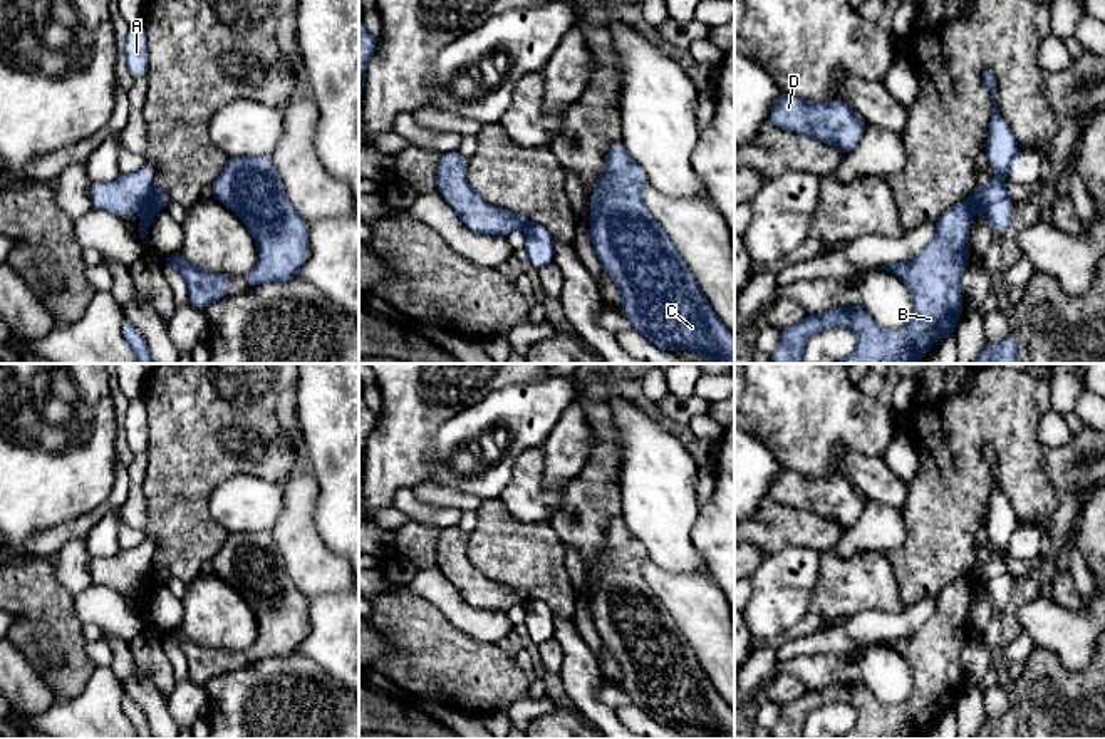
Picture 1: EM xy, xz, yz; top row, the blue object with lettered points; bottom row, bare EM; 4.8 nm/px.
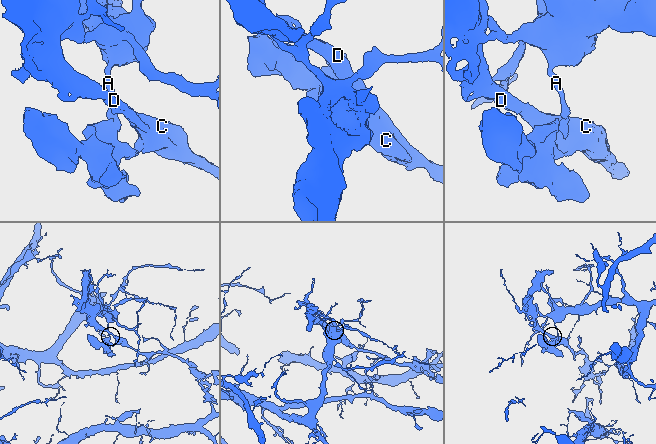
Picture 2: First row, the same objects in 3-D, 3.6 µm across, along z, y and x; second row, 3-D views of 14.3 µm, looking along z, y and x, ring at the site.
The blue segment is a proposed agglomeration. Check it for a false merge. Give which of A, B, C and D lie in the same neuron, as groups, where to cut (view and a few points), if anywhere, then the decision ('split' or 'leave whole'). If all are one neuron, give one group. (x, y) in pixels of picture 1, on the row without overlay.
A / B C D | xy (151, 567), (151, 577), (158, 583) | split

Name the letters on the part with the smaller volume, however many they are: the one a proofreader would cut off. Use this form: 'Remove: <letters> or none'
Remove: B, C, D

